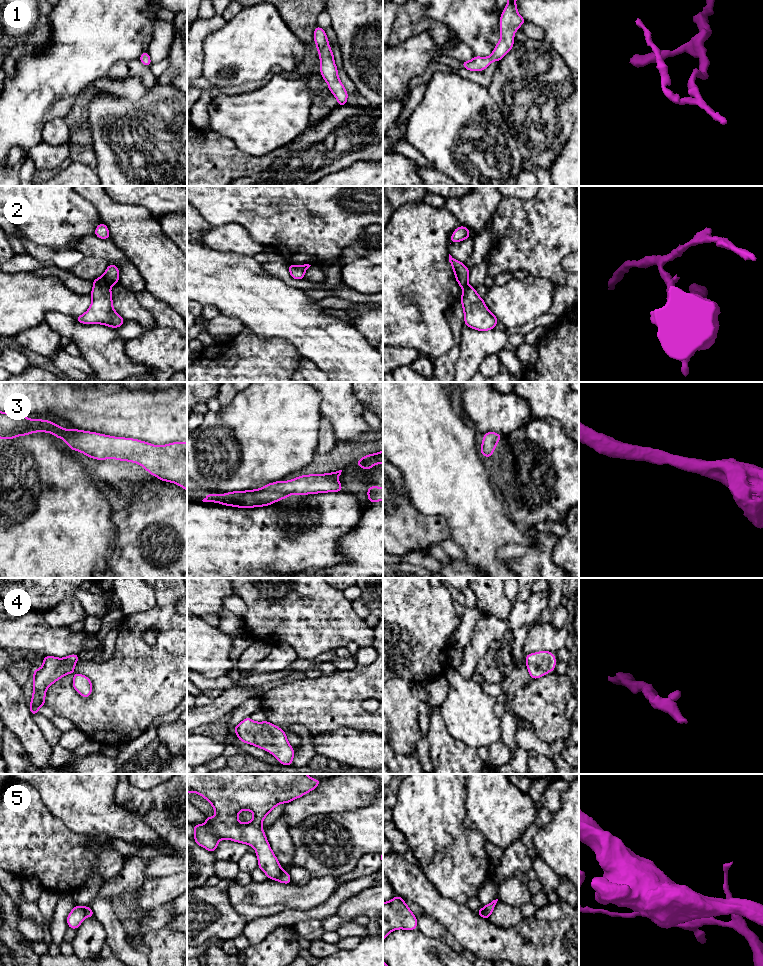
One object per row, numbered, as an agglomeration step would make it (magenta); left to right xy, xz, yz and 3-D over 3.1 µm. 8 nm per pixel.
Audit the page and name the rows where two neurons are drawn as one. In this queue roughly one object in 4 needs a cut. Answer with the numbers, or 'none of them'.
2, 5

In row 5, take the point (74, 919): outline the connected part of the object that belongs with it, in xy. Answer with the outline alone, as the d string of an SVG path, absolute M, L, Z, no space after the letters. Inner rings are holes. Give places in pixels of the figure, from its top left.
M76 905L67 916L67 924L69 928L76 930L85 918L83 907Z

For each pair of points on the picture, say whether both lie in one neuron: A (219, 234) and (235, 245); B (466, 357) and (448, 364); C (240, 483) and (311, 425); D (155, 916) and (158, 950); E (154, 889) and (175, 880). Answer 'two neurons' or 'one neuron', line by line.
A: one neuron
B: two neurons
C: one neuron
D: one neuron
E: one neuron

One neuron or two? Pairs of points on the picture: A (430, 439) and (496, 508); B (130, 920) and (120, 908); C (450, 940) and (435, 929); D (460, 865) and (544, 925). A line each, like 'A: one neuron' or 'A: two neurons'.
A: one neuron
B: one neuron
C: one neuron
D: two neurons

